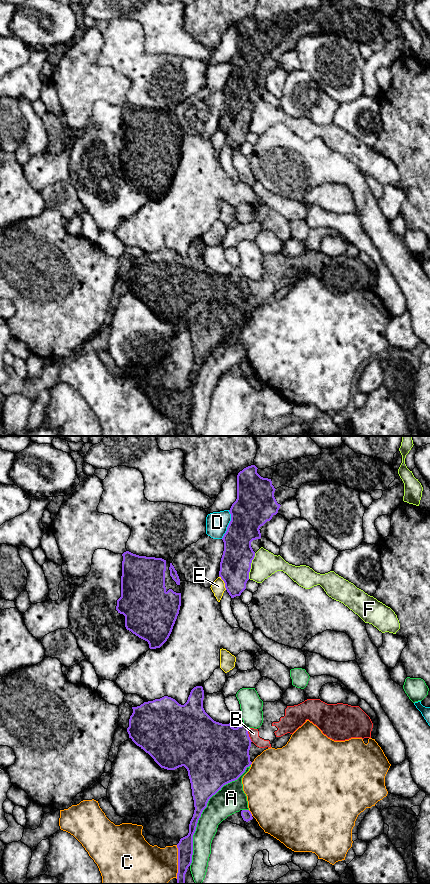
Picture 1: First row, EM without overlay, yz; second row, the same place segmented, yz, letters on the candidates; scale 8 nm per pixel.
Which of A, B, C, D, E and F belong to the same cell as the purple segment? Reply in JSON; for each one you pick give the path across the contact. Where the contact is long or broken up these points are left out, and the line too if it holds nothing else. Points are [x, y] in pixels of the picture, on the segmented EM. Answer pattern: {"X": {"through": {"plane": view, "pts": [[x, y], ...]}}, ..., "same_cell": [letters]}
{"B": {"through": {"plane": "yz", "pts": [[222, 752], [242, 736], [248, 735], [253, 733]]}}, "same_cell": ["B"]}

